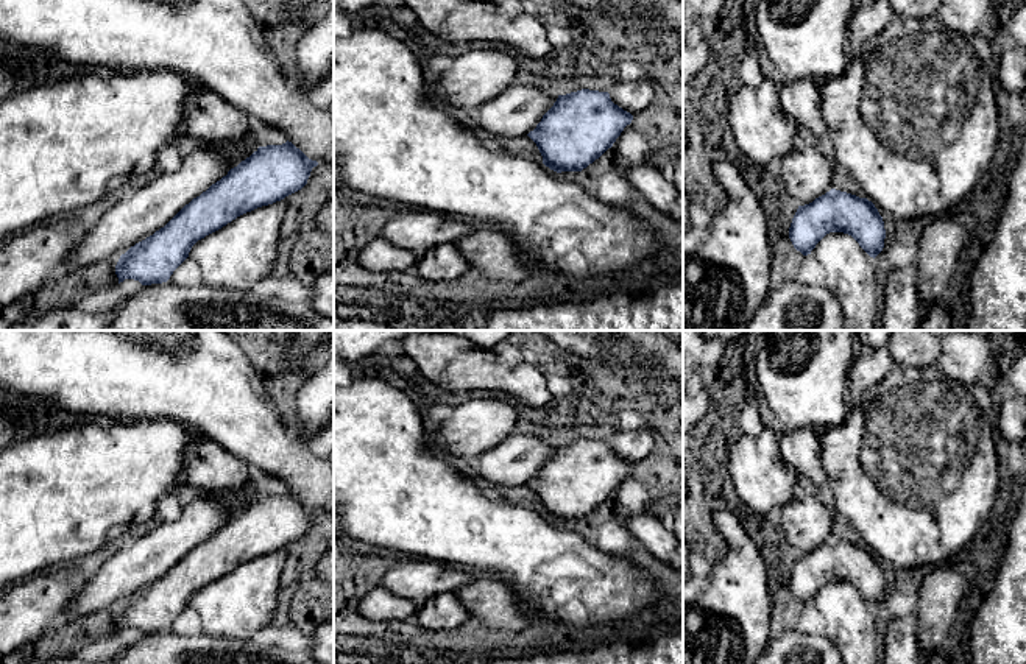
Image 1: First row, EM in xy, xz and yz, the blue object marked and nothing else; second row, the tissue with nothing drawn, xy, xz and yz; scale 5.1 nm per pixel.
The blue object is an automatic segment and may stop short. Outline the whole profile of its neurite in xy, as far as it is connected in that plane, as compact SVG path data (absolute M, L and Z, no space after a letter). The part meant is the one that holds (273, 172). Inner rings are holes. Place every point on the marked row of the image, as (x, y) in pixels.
M288 140L282 145L259 147L249 157L231 168L226 176L186 204L164 228L122 254L115 265L119 284L125 279L139 281L142 285L167 282L189 257L198 240L246 212L273 204L301 190L317 165L317 161L309 159Z

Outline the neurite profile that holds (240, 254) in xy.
M285 200L246 212L198 240L189 259L201 268L201 284L248 290L271 276L279 256Z

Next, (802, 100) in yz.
M811 79L784 83L778 87L783 109L817 137L826 137L822 120L822 97L819 84Z

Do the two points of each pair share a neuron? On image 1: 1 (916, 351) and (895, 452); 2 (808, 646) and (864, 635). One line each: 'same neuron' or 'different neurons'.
1: different neurons
2: different neurons

